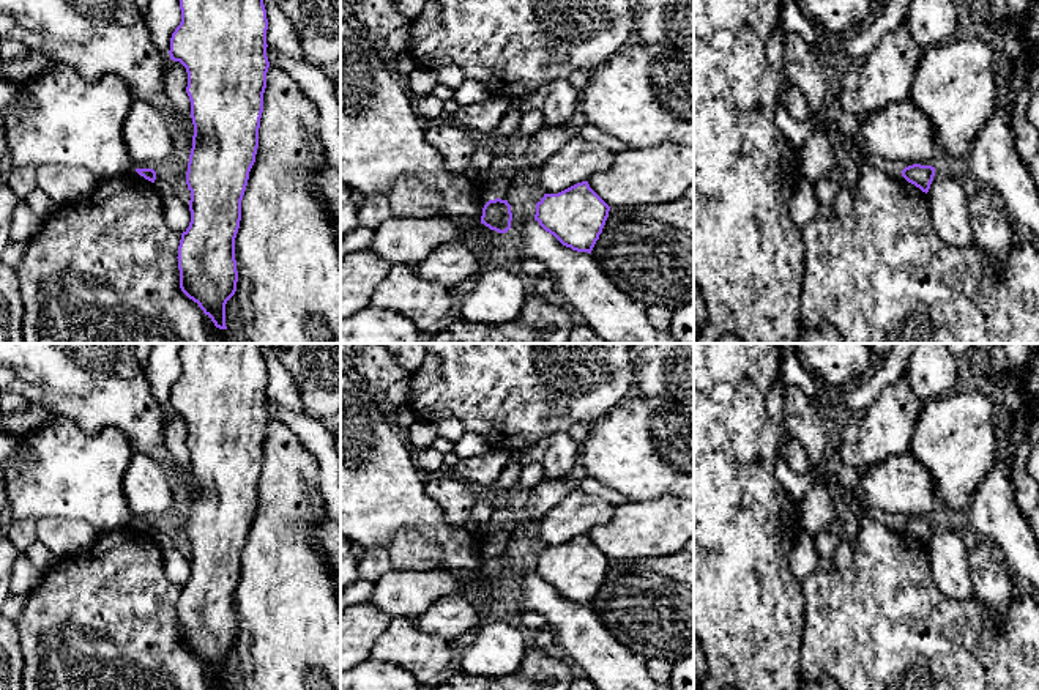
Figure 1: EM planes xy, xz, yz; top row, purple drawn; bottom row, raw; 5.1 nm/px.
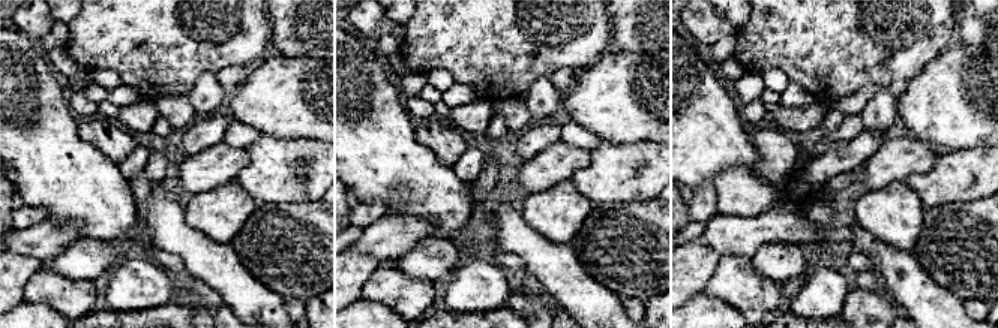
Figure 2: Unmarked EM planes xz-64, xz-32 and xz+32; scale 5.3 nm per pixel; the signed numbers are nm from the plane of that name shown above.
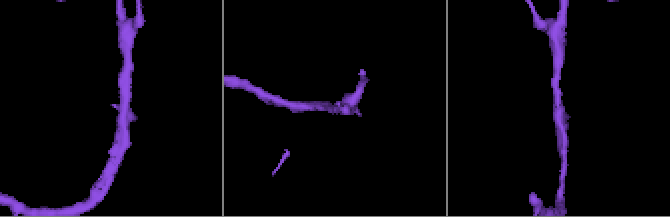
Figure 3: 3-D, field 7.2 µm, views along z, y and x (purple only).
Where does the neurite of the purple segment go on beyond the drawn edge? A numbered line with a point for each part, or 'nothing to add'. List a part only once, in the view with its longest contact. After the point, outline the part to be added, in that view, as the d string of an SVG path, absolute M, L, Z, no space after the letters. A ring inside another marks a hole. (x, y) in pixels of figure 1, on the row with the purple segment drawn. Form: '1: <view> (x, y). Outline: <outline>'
nothing to add

